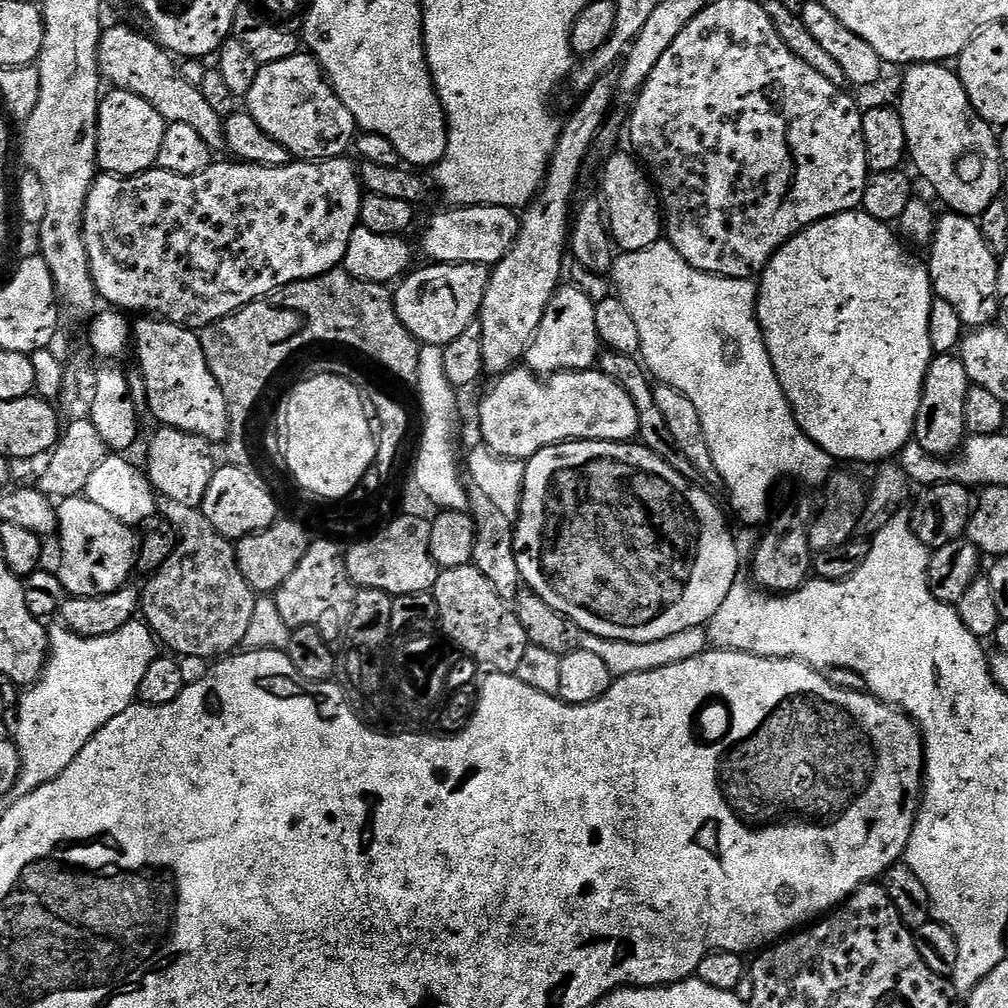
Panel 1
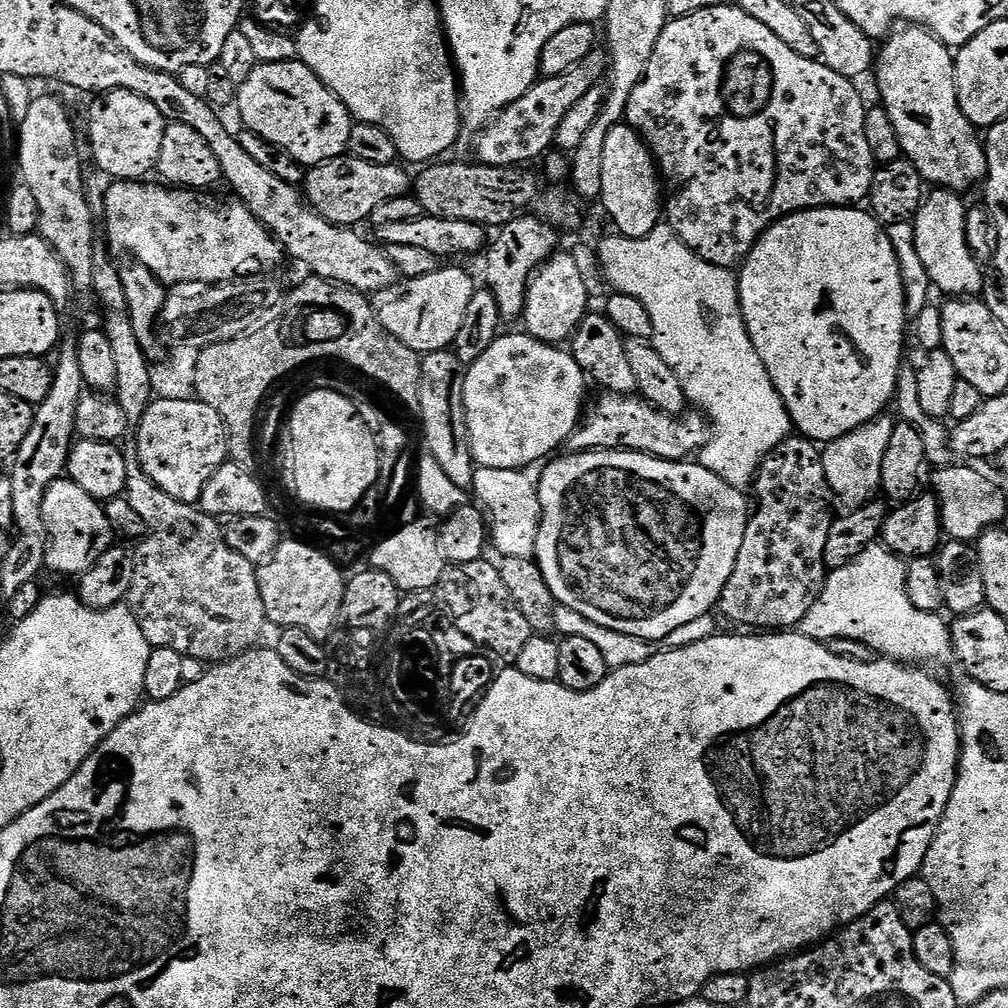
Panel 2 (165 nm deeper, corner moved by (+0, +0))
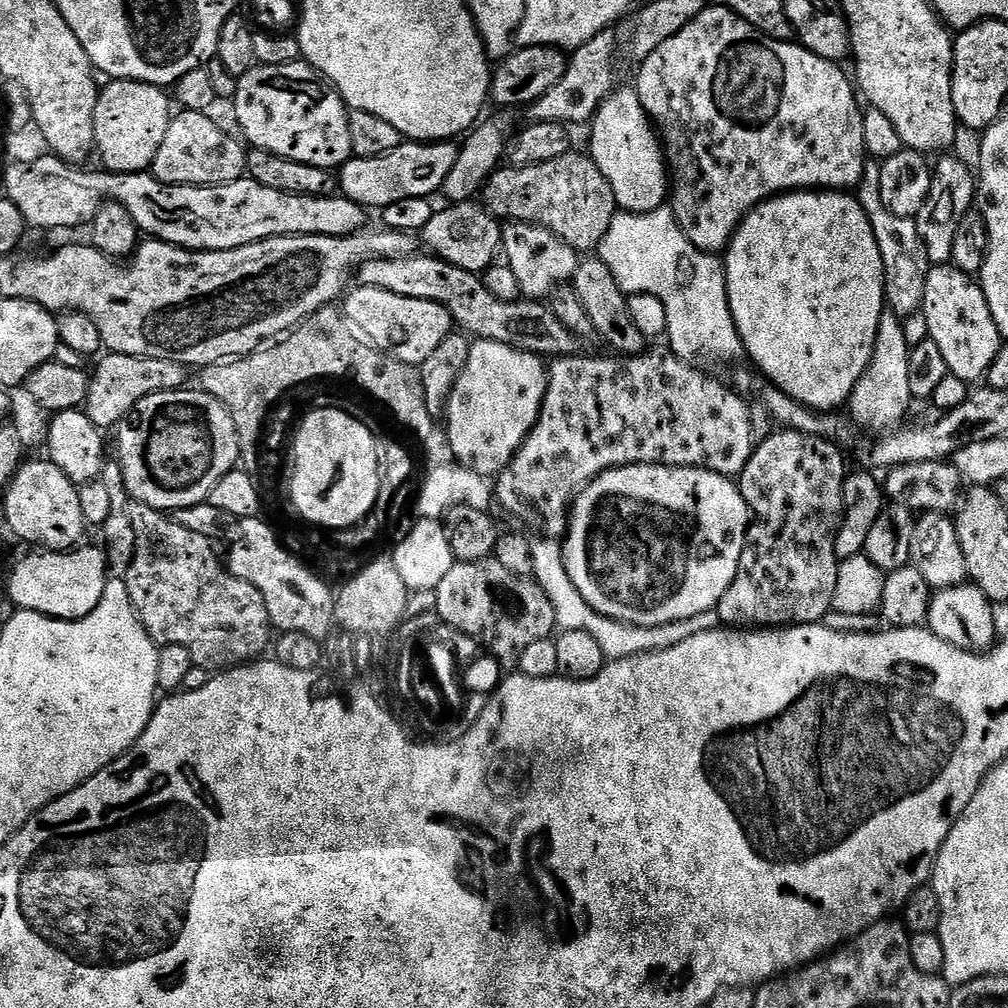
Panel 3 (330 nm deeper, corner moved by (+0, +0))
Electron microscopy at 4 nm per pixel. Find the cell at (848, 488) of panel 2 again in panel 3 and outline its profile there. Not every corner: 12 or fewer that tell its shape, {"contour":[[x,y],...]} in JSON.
{"contour":[[886,310],[847,403],[880,434],[905,423],[911,353]]}

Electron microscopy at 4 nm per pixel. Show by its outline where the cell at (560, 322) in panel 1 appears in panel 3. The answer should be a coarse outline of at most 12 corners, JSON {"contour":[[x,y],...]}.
{"contour":[[539,224],[503,225],[521,293],[548,298],[578,253]]}

